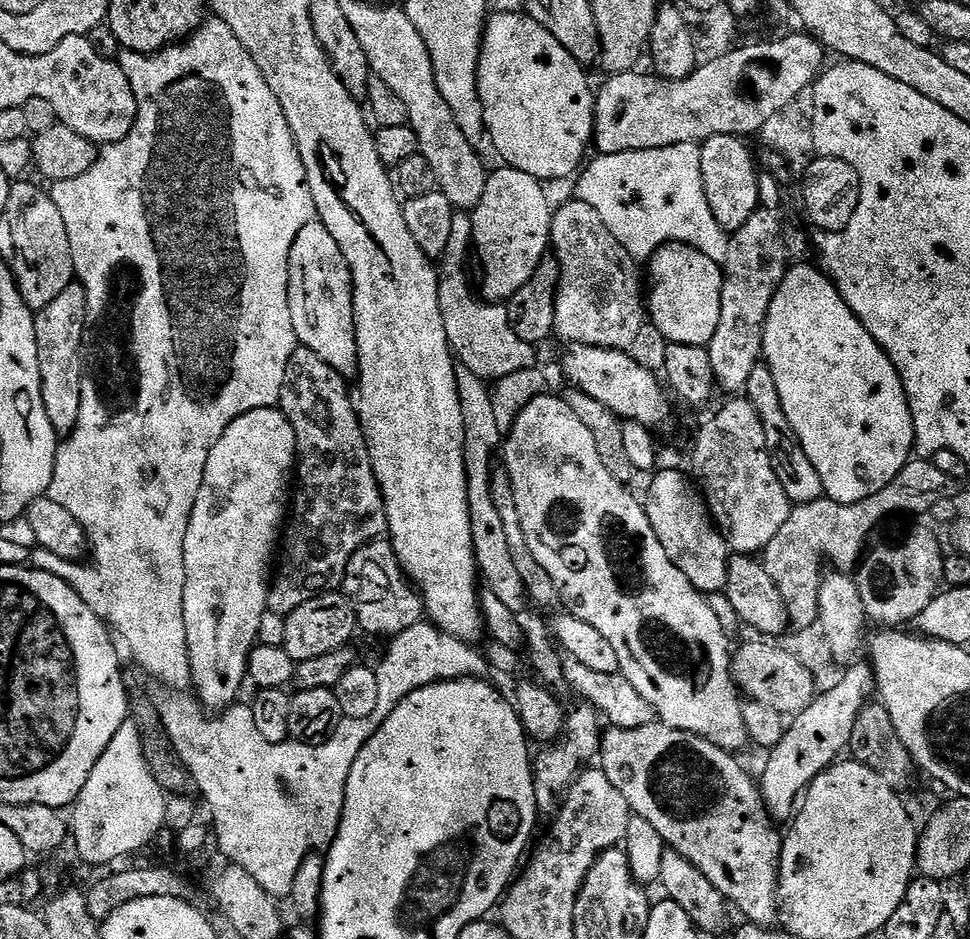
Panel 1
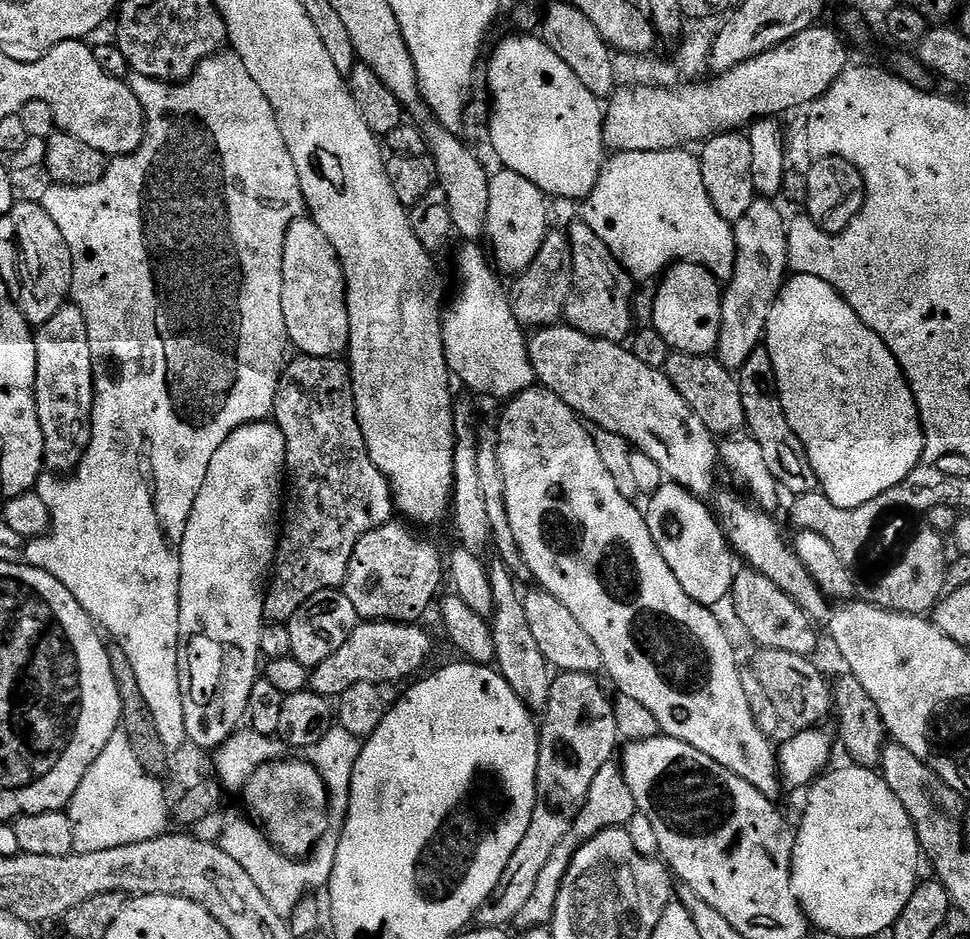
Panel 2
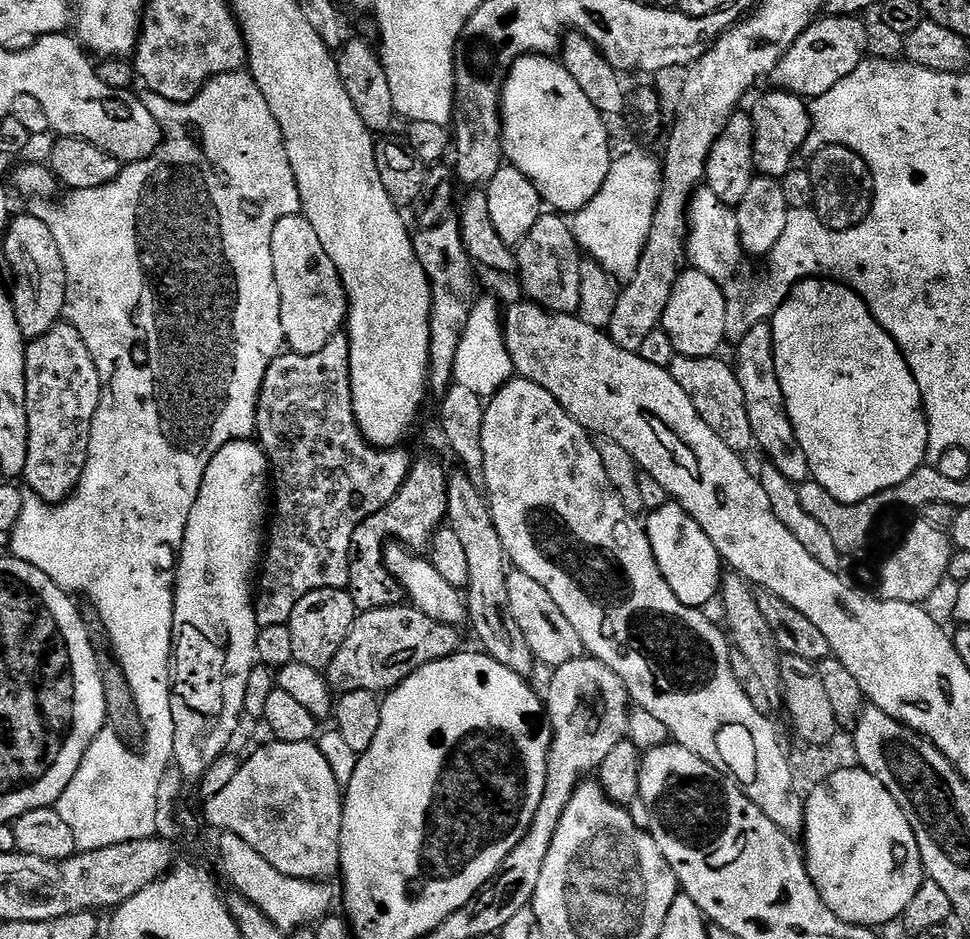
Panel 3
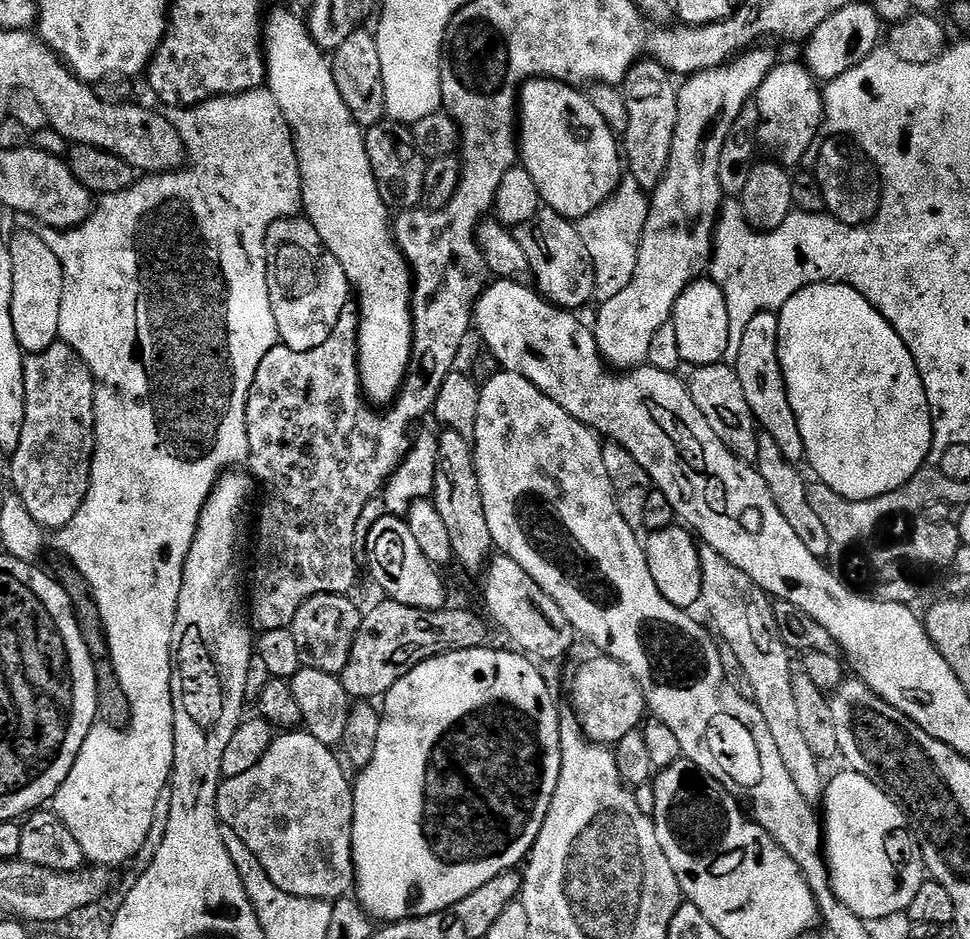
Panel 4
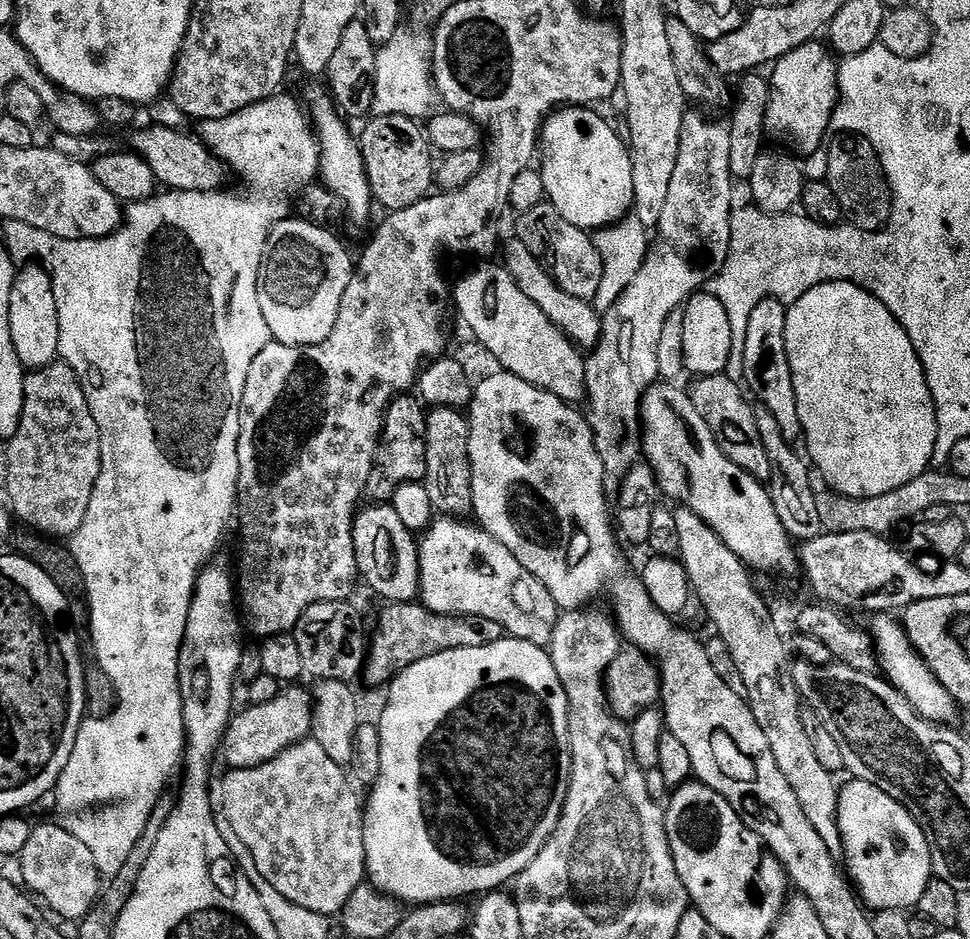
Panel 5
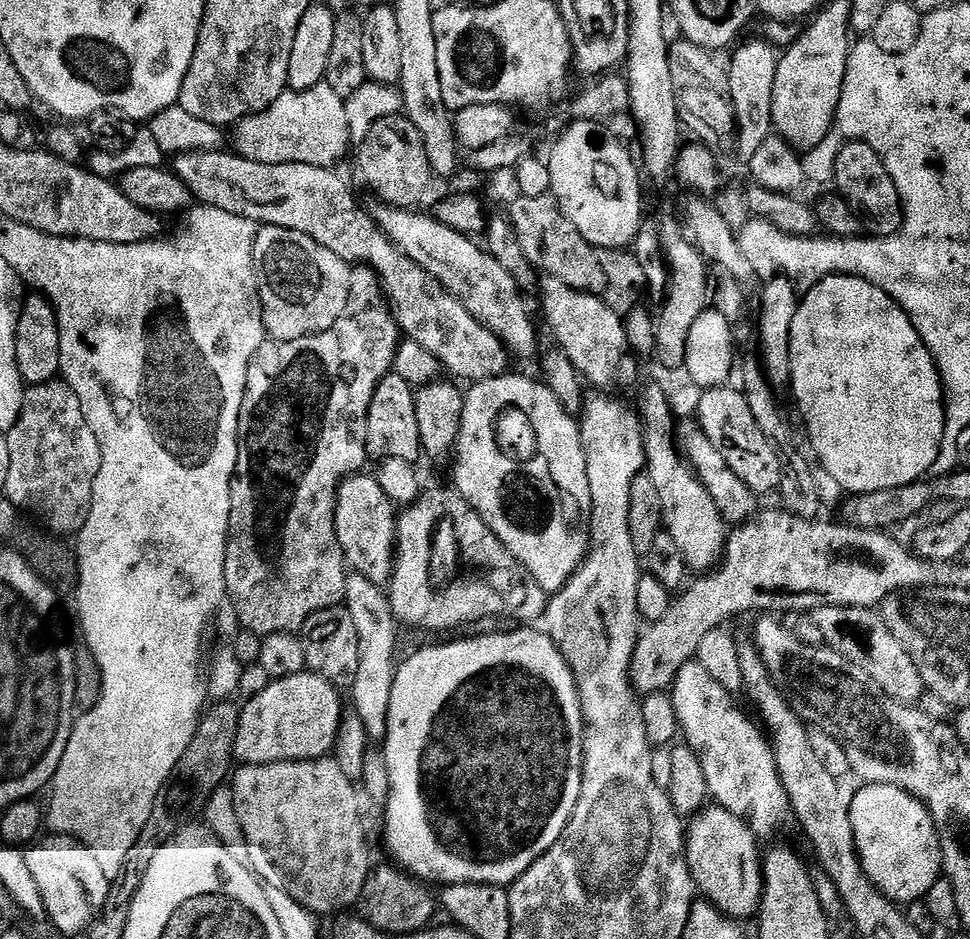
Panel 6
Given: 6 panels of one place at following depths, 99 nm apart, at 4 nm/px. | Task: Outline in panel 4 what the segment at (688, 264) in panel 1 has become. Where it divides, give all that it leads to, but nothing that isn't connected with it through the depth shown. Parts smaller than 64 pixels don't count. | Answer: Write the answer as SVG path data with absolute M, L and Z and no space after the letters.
M710 278L694 281L678 298L672 311L671 324L678 330L678 354L688 366L719 364L729 355L728 339L734 336L732 318L726 314L726 298Z

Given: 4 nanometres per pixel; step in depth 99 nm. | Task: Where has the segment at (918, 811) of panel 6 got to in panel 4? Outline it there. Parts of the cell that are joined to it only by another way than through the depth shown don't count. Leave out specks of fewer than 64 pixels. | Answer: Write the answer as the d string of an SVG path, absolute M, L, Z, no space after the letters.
M851 770L843 771L827 781L822 801L824 855L832 889L854 914L858 914L858 918L866 922L883 922L888 914L907 913L910 902L914 902L918 890L922 890L926 879L924 851L920 849L920 840L905 809L891 800L875 780Z

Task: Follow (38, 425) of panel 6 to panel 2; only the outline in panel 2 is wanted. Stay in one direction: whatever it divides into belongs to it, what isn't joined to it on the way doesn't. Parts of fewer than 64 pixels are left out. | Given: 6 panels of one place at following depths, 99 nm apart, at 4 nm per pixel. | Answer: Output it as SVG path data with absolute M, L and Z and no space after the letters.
M74 302L65 303L63 308L50 318L50 322L39 325L35 329L36 337L36 405L38 406L38 422L42 426L42 442L44 443L44 463L53 473L71 474L82 462L92 437L92 355L88 345L88 337L84 331L84 315Z

